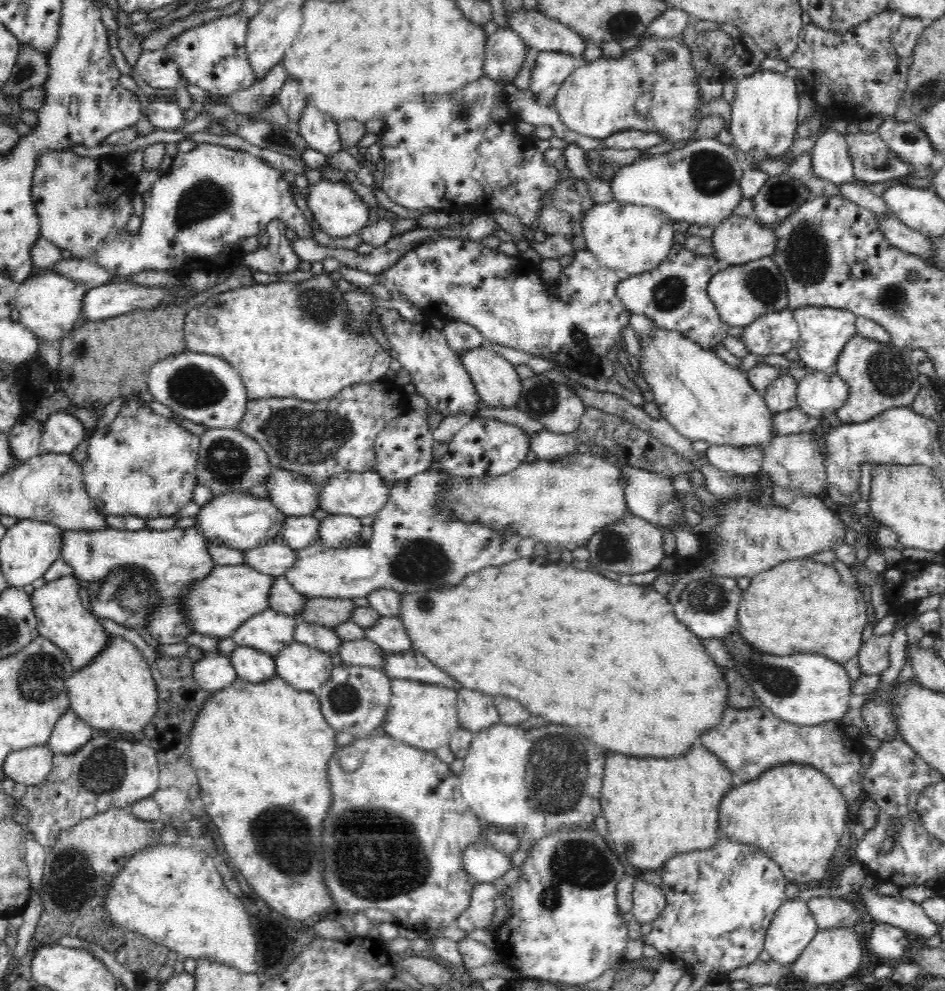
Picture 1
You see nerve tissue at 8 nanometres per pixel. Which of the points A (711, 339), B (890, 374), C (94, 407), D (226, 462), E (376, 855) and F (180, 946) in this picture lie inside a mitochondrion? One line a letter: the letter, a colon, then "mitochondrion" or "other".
A: other
B: mitochondrion
C: other
D: mitochondrion
E: mitochondrion
F: other

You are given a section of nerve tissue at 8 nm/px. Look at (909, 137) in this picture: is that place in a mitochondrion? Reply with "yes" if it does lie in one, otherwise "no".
yes

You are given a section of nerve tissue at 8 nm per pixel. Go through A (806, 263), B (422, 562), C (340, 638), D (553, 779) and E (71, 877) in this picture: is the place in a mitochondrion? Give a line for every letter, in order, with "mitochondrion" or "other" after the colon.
A: mitochondrion
B: mitochondrion
C: other
D: mitochondrion
E: mitochondrion

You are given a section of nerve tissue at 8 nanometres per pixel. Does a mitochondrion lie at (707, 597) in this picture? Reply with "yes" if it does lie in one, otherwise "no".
yes

